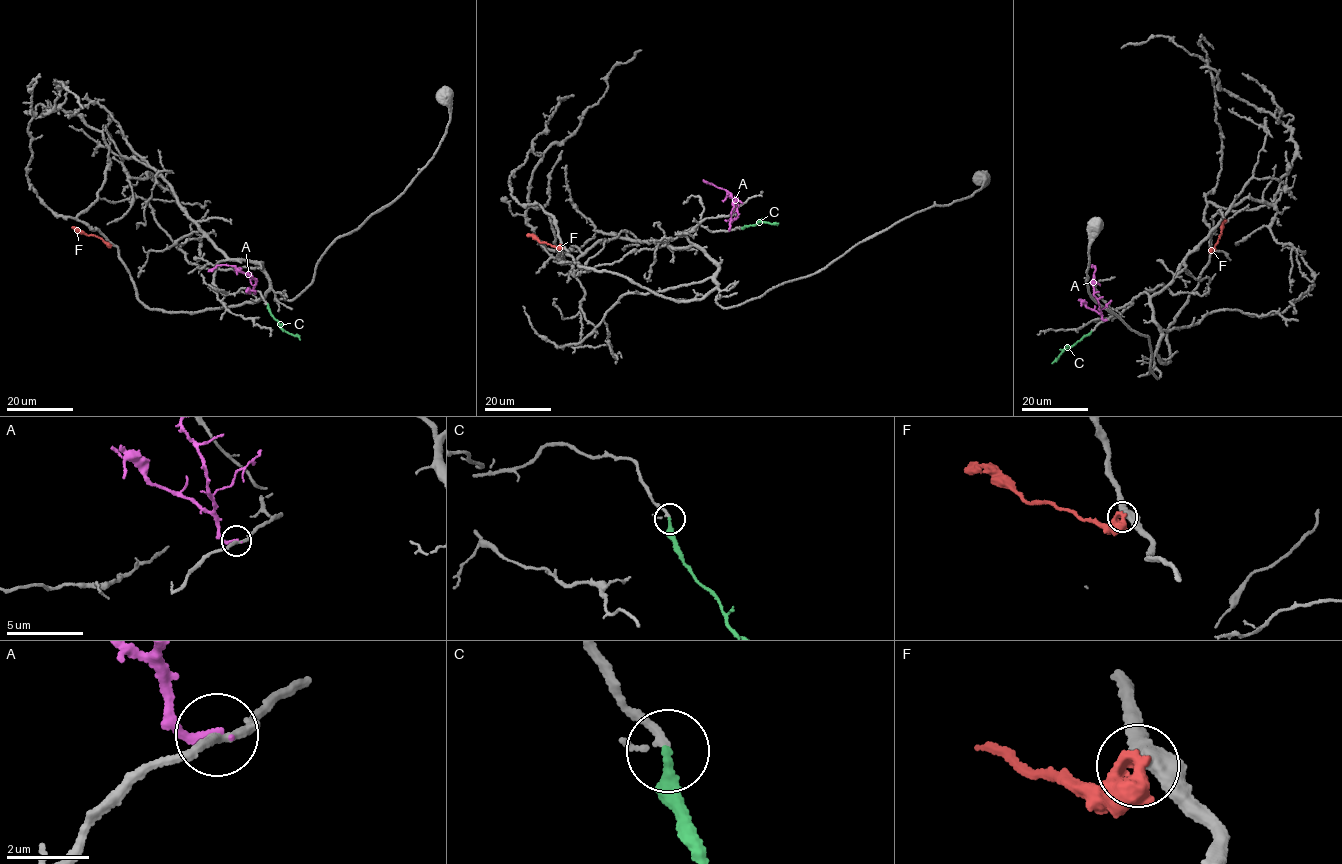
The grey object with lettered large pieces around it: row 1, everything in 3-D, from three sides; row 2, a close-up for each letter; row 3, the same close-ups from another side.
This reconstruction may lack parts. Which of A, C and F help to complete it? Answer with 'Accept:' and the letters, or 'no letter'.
Accept: C

